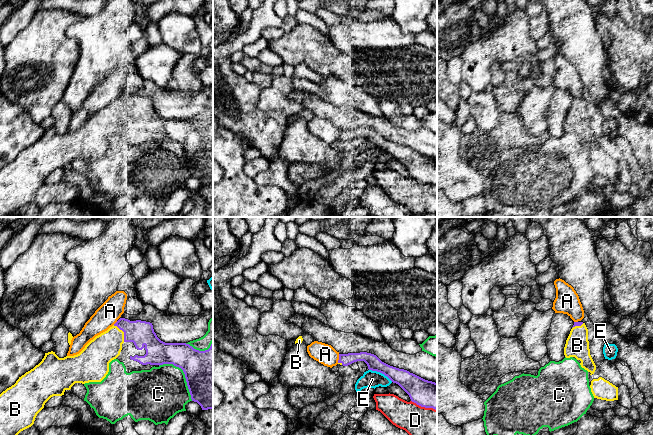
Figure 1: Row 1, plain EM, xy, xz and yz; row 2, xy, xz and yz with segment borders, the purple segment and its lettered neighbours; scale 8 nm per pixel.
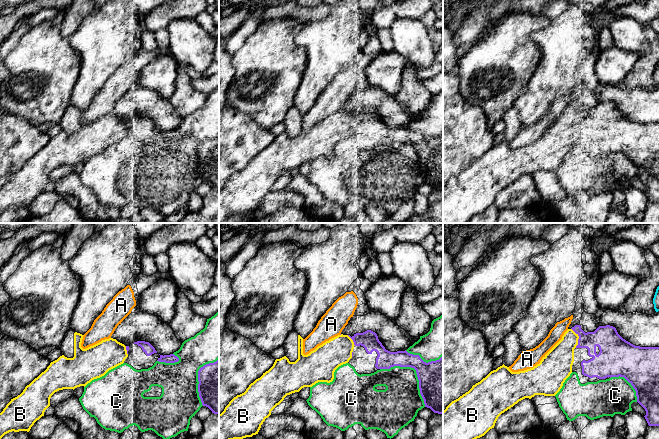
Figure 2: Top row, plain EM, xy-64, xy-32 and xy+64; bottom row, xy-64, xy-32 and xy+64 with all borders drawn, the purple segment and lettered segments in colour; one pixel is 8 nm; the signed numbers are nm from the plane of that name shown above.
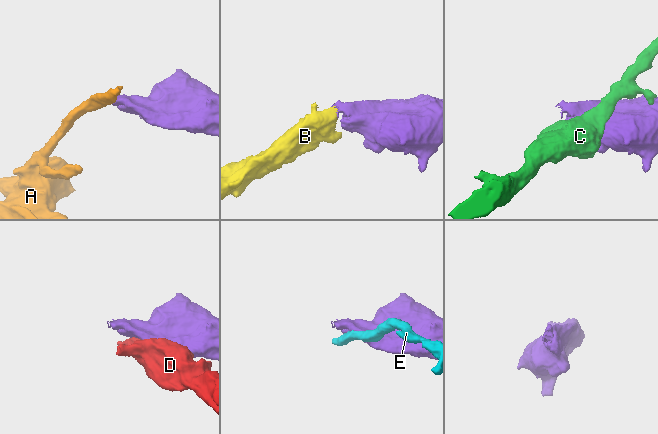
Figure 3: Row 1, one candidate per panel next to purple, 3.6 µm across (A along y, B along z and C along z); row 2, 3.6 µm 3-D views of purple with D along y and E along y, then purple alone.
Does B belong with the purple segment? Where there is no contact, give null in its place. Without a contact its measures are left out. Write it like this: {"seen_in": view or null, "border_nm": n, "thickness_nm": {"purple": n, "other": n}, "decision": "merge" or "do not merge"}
{"seen_in": "xy", "border_nm": 160, "thickness_nm": {"purple": 200, "other": 240}, "decision": "merge"}

